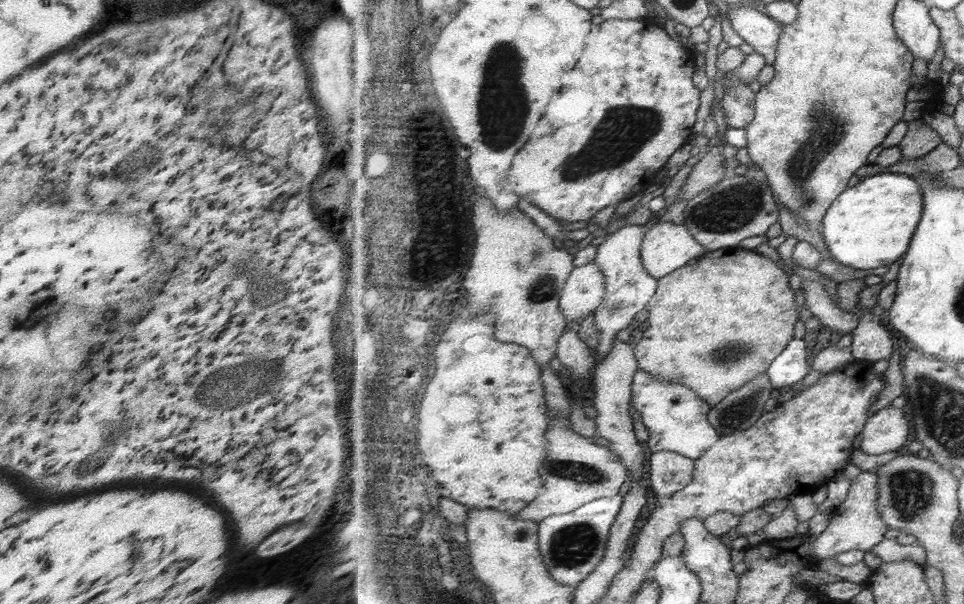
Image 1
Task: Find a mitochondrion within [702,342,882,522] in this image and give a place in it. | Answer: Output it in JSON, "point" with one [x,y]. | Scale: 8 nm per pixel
{"point":[737,414]}

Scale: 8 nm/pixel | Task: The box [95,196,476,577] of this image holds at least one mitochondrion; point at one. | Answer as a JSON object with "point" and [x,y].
{"point":[254,382]}

